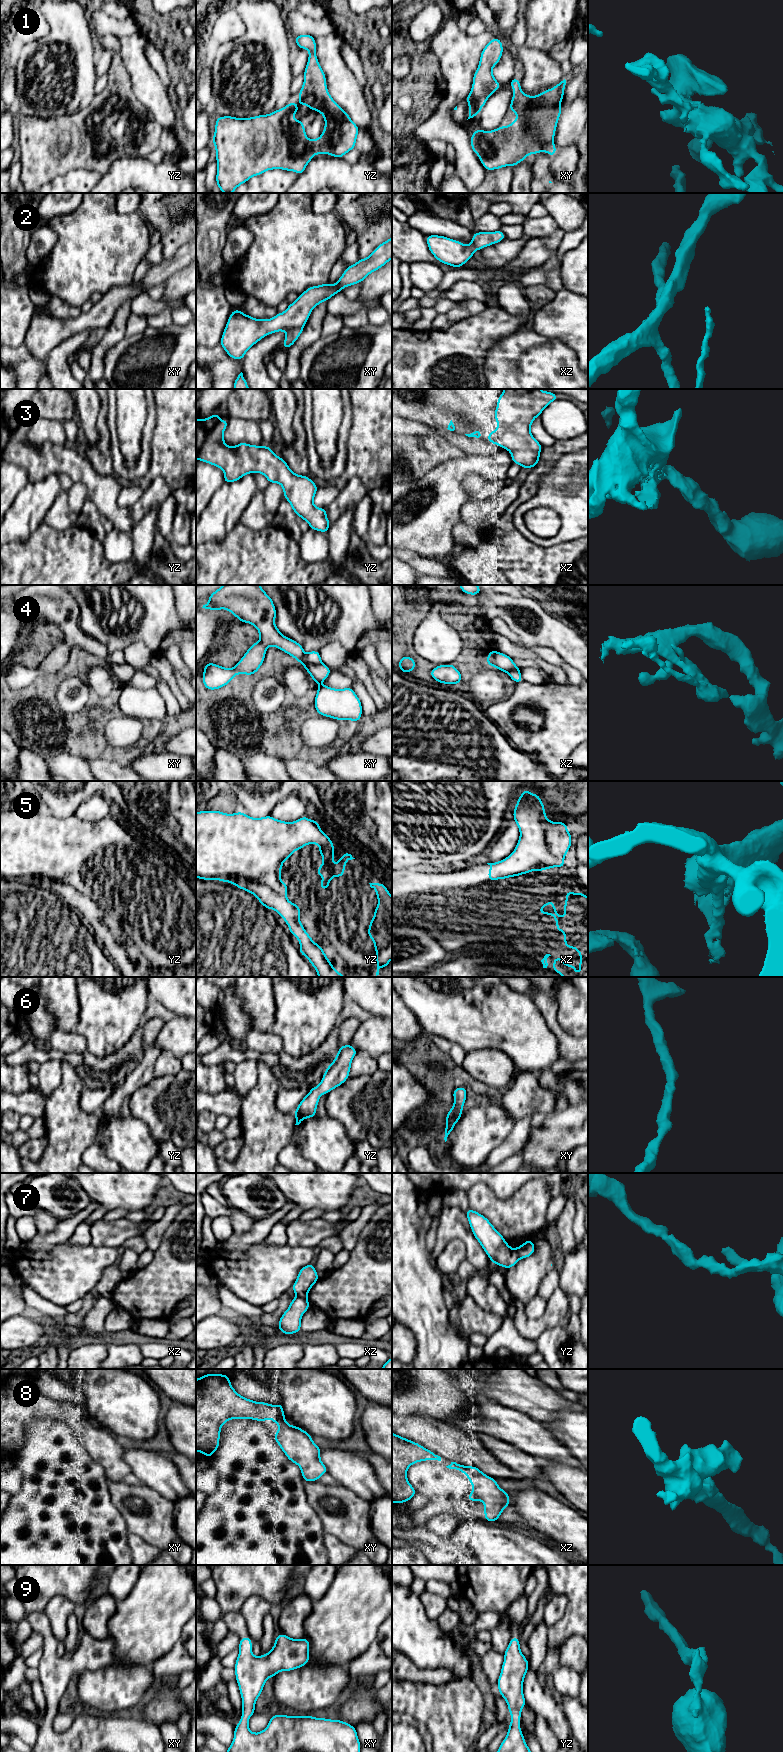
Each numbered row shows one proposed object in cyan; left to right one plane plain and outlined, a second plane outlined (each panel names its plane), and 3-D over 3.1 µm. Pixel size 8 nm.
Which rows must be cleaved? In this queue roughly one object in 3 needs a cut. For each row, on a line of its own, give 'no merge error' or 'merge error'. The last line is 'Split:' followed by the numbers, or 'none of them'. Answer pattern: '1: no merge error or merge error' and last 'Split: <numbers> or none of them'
1: no merge error
2: no merge error
3: no merge error
4: merge error
5: merge error
6: no merge error
7: merge error
8: no merge error
9: no merge error
Split: 4, 5, 7

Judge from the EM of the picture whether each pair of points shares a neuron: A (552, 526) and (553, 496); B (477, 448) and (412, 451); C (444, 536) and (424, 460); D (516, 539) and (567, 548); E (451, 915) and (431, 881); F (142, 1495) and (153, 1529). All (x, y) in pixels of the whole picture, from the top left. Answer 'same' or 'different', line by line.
A: different
B: different
C: different
D: same
E: same
F: same

